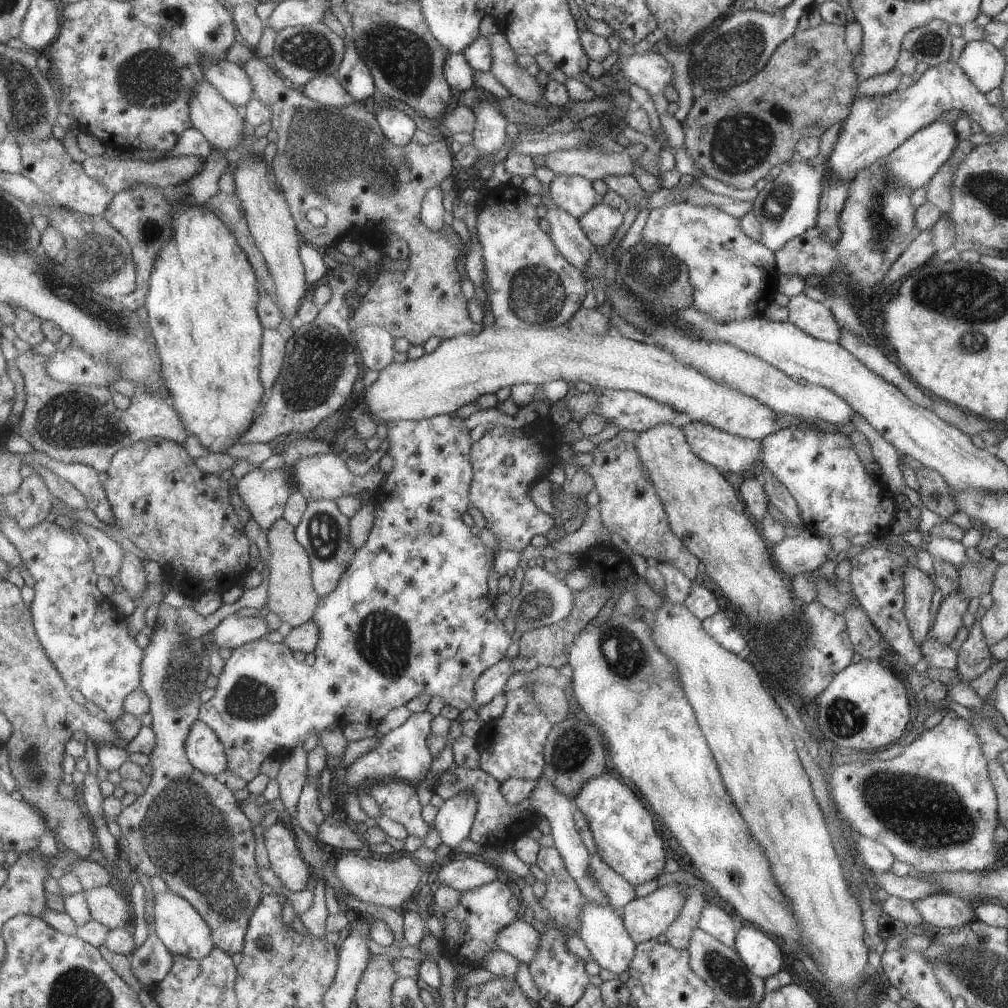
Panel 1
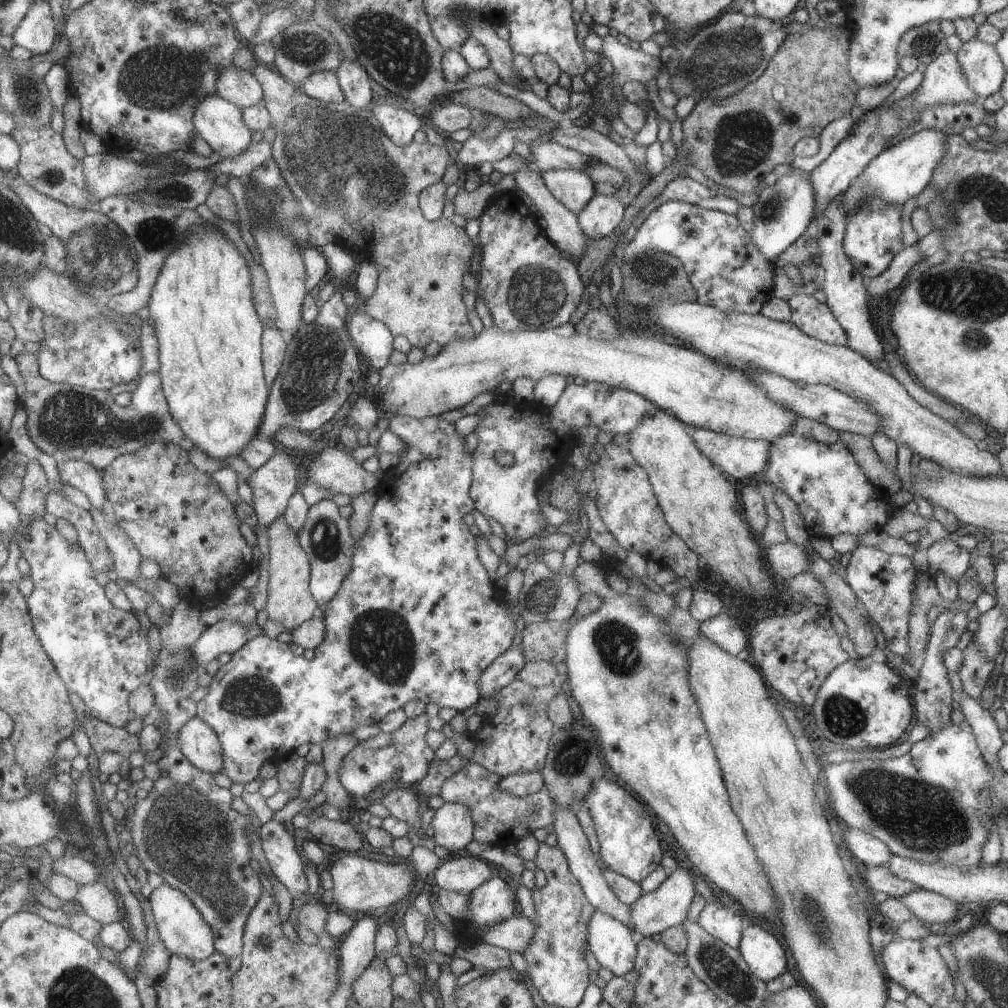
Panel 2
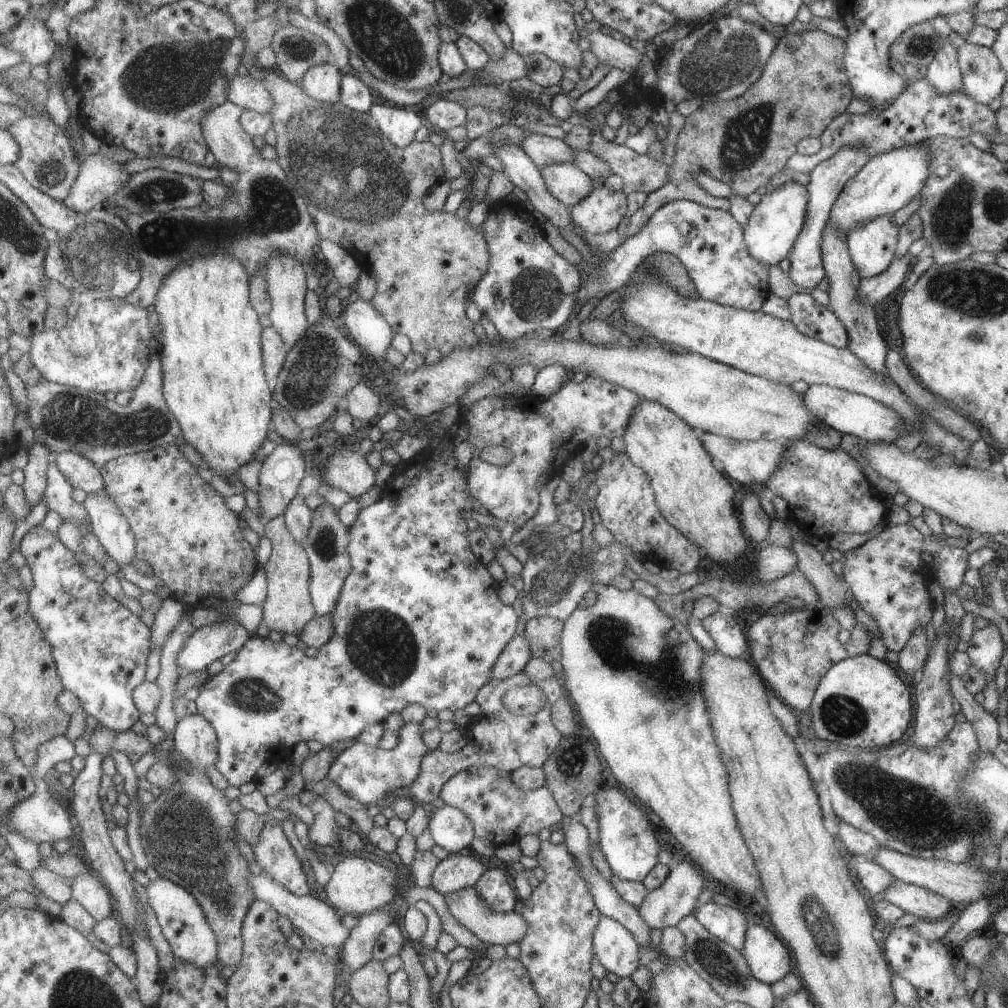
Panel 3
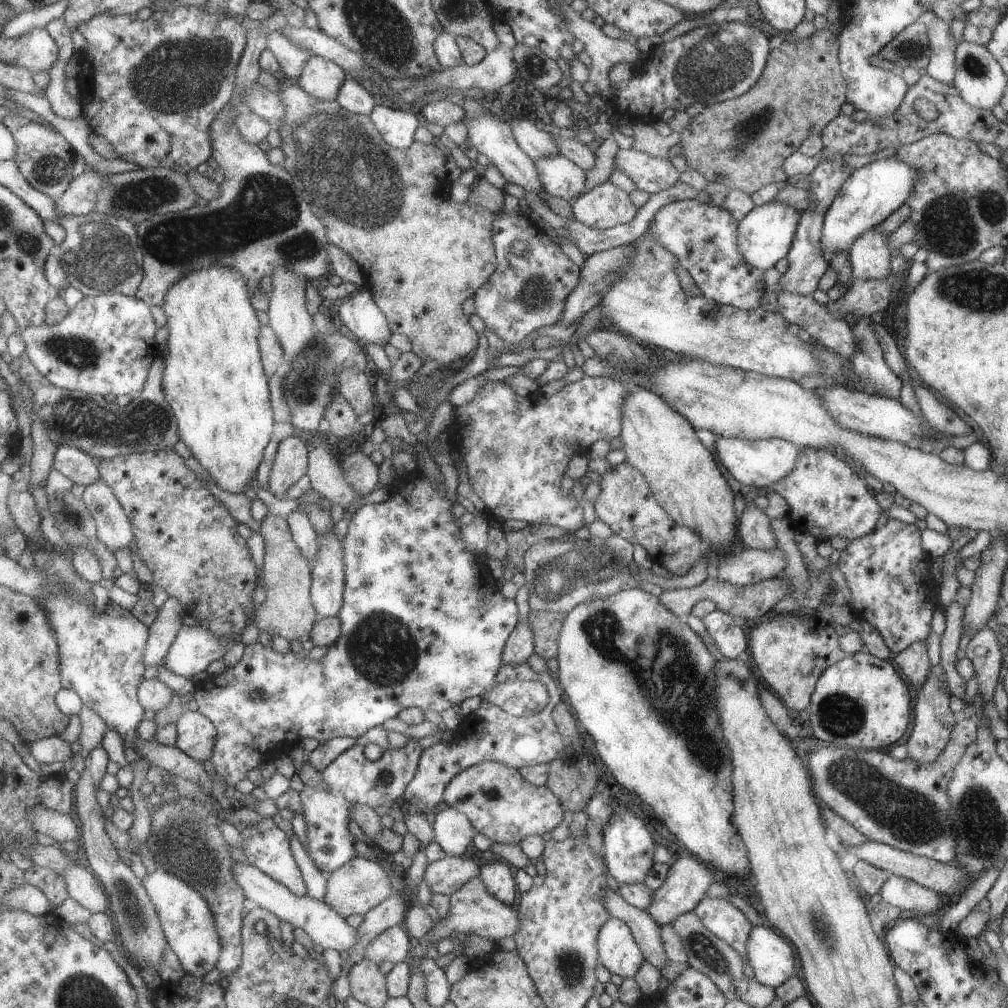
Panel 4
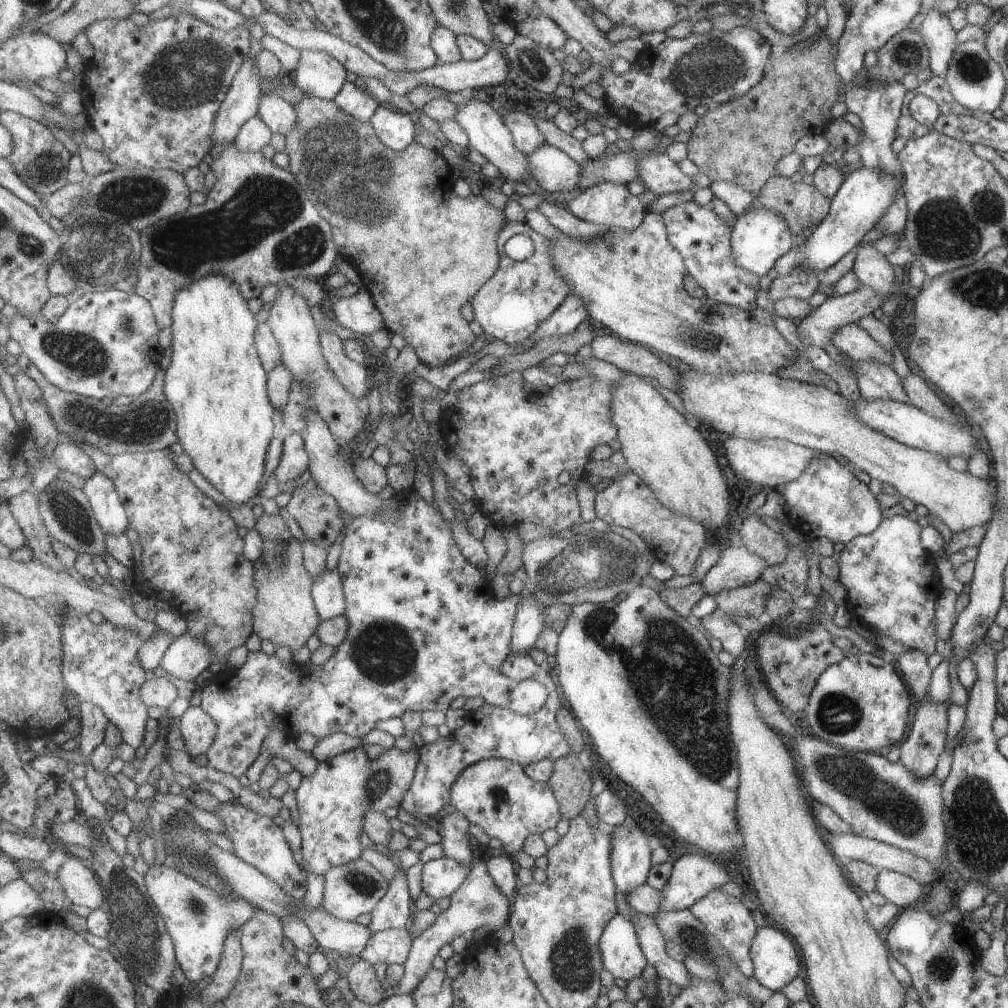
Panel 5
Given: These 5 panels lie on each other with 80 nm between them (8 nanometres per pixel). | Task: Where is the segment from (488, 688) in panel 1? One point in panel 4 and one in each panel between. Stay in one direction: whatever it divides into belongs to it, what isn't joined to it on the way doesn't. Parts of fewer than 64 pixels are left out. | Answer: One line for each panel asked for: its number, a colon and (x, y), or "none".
2: (504, 670)
3: (514, 658)
4: (521, 646)

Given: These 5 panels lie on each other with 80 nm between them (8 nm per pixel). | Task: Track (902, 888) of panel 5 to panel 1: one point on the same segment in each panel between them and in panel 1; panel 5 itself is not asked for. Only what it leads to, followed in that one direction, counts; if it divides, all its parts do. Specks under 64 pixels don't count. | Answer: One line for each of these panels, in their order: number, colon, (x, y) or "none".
1: (943, 910)
2: (929, 907)
3: (922, 903)
4: (912, 899)

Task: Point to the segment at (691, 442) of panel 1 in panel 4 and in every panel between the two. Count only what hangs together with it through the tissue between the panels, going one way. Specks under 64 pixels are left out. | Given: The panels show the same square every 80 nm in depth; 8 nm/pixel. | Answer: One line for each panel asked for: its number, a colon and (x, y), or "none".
2: (741, 458)
3: (746, 462)
4: (760, 463)

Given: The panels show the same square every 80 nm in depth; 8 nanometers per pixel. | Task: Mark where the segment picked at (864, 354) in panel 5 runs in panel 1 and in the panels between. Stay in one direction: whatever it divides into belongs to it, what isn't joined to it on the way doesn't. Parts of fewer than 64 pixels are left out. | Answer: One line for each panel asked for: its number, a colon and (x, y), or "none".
1: (813, 318)
2: (813, 318)
3: (812, 319)
4: (832, 332)

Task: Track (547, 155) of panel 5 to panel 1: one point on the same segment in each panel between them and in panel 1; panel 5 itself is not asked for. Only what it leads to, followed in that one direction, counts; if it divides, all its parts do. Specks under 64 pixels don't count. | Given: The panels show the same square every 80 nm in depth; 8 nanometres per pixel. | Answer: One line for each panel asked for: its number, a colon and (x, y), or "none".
1: (574, 193)
2: (573, 188)
3: (566, 181)
4: (563, 178)

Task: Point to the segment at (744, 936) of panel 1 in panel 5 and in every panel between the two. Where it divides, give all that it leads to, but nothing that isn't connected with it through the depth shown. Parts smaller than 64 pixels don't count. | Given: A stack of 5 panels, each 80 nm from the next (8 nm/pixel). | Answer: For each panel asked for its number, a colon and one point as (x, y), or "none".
2: (764, 956)
3: (768, 960)
4: (769, 953)
5: (775, 963)

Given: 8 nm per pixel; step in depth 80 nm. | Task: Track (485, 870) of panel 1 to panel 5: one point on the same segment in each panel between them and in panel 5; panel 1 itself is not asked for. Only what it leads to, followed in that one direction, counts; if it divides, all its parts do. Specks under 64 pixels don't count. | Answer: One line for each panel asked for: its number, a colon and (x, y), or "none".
2: (465, 874)
3: (457, 872)
4: (446, 876)
5: (442, 877)

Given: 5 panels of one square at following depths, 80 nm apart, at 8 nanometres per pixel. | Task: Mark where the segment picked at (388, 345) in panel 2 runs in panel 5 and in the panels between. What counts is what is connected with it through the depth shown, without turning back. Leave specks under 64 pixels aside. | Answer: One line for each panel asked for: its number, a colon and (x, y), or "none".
3: (367, 326)
4: (363, 319)
5: (359, 313)

